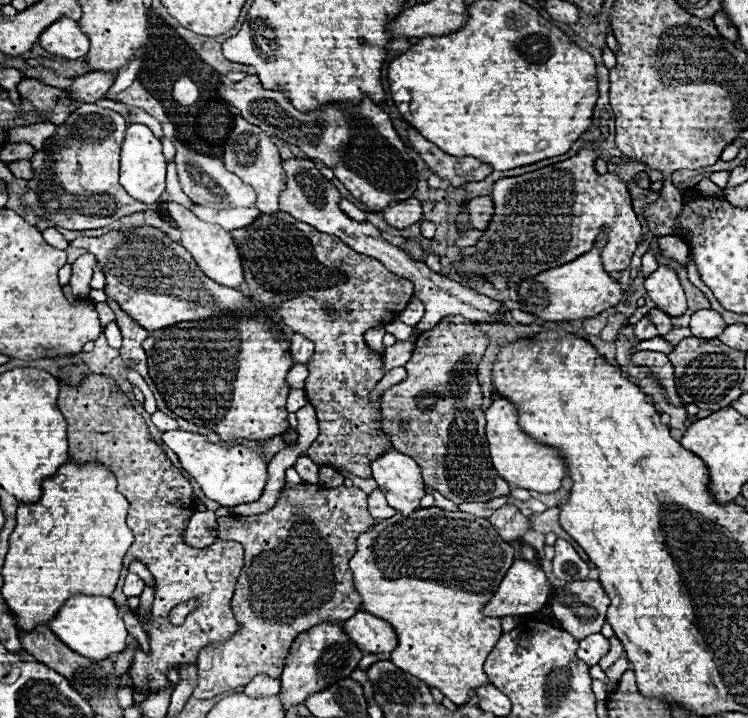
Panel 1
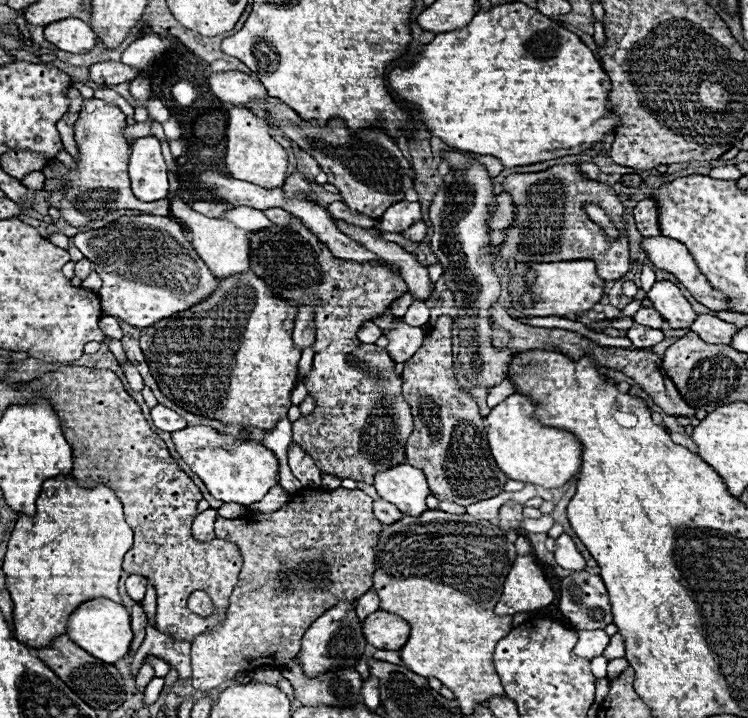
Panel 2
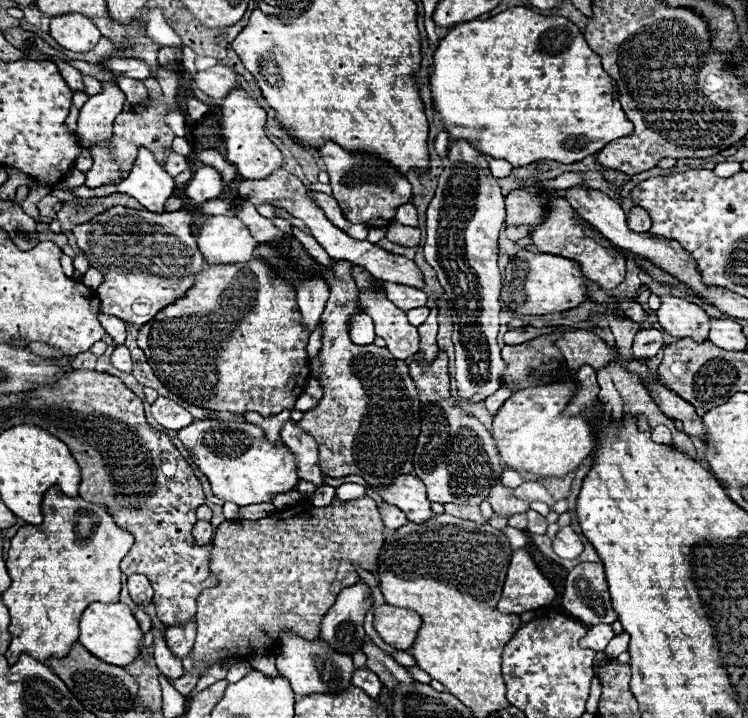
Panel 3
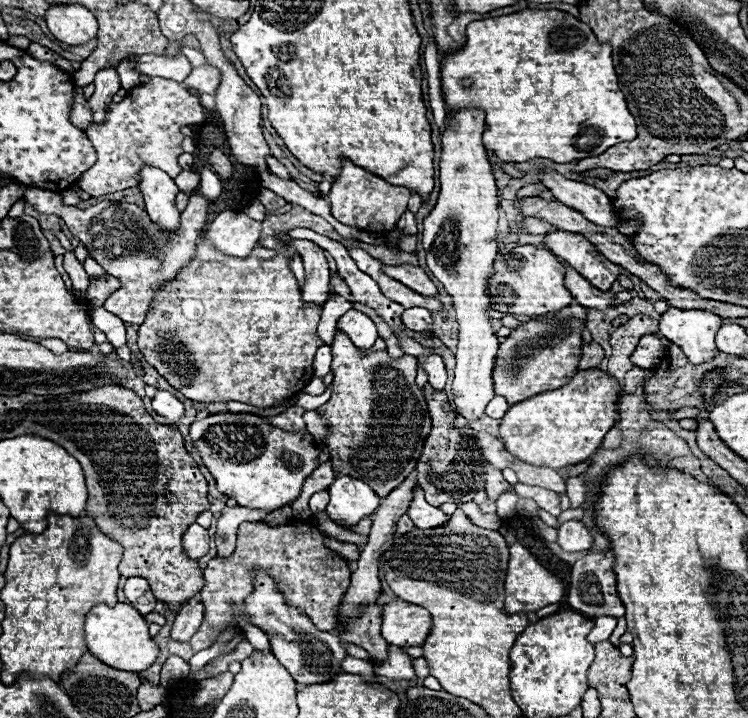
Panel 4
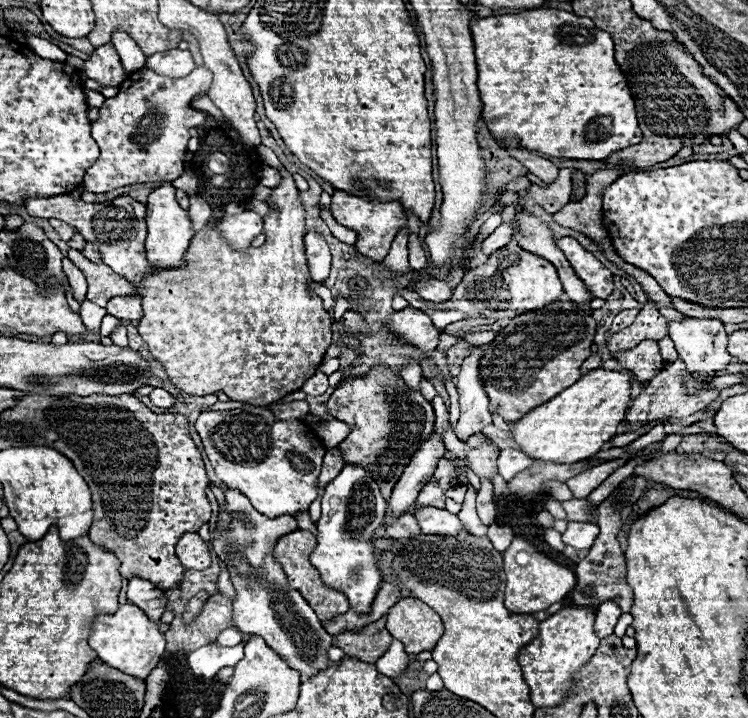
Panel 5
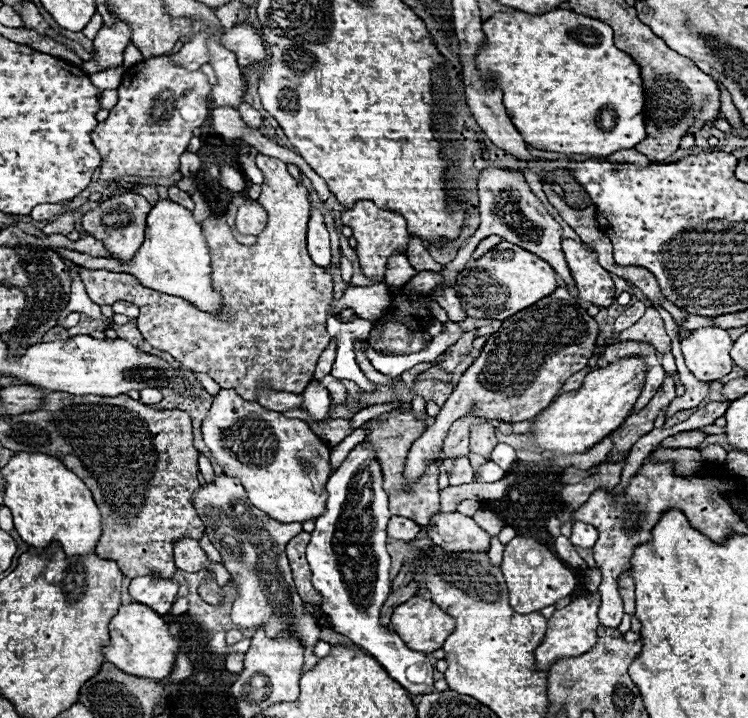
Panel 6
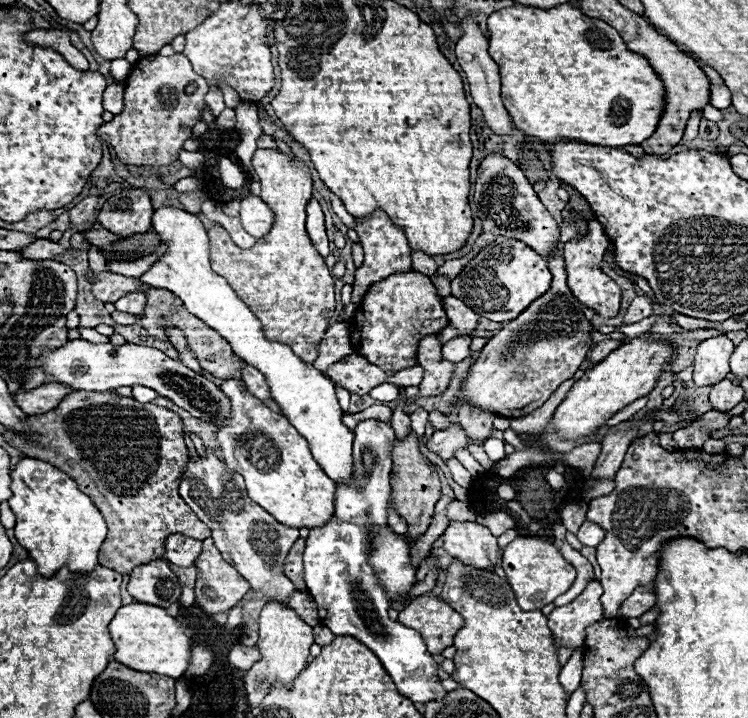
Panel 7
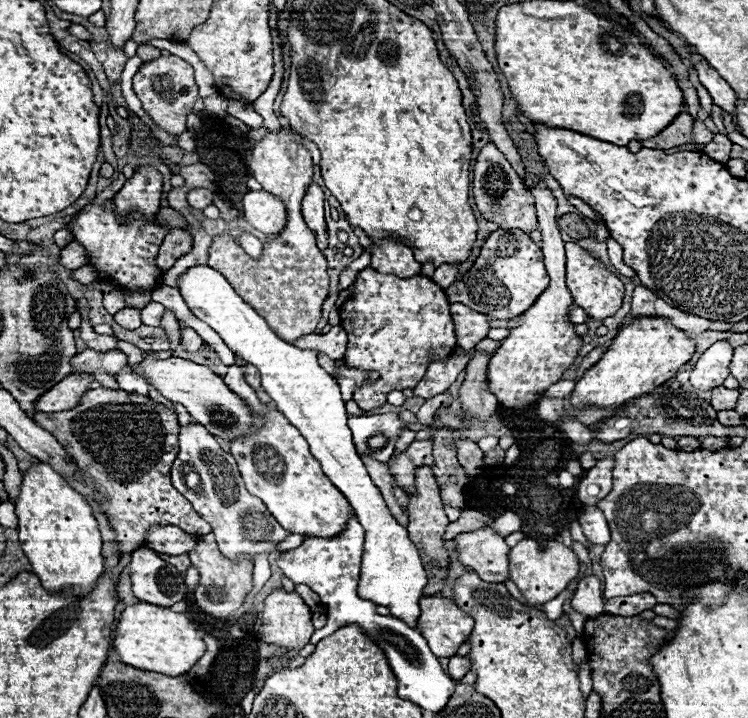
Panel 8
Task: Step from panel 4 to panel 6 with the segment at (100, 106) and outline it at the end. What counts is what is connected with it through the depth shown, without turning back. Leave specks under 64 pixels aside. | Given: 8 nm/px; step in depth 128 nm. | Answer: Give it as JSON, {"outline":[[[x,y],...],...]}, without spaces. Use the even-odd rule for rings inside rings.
{"outline":[[[112,14],[112,18],[114,18],[114,24],[112,26],[104,24],[98,30],[96,38],[92,40],[94,42],[92,62],[86,62],[82,66],[82,70],[88,74],[96,74],[100,70],[122,64],[122,54],[124,54],[124,48],[130,44],[132,32],[130,32],[130,26],[124,20],[120,20],[116,14]]]}

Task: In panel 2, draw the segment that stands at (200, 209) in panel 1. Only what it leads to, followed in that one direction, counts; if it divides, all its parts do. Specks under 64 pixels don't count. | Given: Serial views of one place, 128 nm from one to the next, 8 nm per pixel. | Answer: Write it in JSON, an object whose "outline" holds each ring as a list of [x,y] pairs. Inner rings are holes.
{"outline":[[[236,206],[234,210],[224,214],[226,220],[232,220],[238,228],[244,228],[248,232],[252,230],[260,230],[260,228],[272,228],[274,222],[270,222],[262,212],[256,212],[254,208],[244,208],[244,206]]]}

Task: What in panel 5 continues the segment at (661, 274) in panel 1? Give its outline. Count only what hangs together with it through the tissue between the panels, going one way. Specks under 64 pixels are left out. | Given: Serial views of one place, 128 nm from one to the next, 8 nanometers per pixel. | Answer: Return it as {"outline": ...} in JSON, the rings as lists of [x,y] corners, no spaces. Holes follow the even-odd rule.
{"outline":[[[688,318],[684,322],[670,322],[668,324],[668,336],[674,340],[676,350],[680,358],[684,360],[688,372],[710,376],[712,372],[724,370],[732,356],[726,352],[728,346],[728,334],[724,332],[724,326],[720,320],[700,320],[700,318]]]}

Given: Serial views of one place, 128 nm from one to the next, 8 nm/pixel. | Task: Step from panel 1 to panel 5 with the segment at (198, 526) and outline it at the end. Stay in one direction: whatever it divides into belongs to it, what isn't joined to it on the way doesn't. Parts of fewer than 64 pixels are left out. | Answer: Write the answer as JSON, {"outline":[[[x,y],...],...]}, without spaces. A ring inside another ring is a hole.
{"outline":[[[188,532],[178,540],[176,556],[180,564],[188,570],[206,570],[212,564],[210,550],[196,532]]]}

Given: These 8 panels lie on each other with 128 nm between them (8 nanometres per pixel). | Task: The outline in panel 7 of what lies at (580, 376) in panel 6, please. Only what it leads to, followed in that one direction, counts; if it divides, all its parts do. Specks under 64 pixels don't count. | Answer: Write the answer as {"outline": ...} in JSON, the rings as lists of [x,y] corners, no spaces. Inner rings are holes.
{"outline":[[[574,378],[562,382],[562,384],[558,386],[558,390],[546,400],[544,406],[540,406],[538,410],[534,410],[534,412],[528,414],[528,416],[512,418],[510,428],[512,428],[514,432],[518,432],[518,434],[524,434],[524,432],[526,432],[526,434],[538,434],[538,432],[544,432],[548,420],[554,416],[554,410],[558,408],[558,404],[560,404],[562,398],[568,394],[568,388],[572,388],[574,382],[576,382]]]}

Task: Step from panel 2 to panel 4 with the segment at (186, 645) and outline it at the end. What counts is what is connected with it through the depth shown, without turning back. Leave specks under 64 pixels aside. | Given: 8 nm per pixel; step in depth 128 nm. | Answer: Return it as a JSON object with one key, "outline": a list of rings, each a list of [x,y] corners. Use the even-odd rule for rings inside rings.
{"outline":[[[194,596],[178,612],[174,626],[172,626],[172,638],[174,640],[190,640],[194,636],[194,632],[200,628],[202,618],[204,618],[204,604],[202,604],[200,596]]]}

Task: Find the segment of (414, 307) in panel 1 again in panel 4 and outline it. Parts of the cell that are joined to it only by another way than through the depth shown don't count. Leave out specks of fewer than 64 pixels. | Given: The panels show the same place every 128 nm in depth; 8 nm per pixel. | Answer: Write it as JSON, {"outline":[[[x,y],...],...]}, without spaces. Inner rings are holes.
{"outline":[[[408,308],[402,314],[402,322],[412,332],[430,332],[432,330],[432,314],[426,308]]]}

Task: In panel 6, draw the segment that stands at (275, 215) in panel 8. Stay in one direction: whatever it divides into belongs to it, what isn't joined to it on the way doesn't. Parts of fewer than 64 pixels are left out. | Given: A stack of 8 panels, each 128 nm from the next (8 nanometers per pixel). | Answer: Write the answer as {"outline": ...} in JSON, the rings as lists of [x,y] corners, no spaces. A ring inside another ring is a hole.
{"outline":[[[254,200],[250,204],[242,204],[238,208],[238,216],[236,216],[236,228],[240,234],[248,234],[248,236],[258,236],[264,226],[266,226],[266,212],[264,208]]]}

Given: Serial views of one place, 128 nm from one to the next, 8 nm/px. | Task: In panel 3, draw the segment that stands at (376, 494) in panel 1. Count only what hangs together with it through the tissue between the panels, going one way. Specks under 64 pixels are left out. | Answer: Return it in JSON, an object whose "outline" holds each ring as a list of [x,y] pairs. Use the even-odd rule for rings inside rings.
{"outline":[[[382,504],[382,506],[380,506],[380,516],[382,516],[382,520],[384,520],[384,526],[390,528],[390,530],[398,530],[400,526],[408,524],[404,512],[400,512],[400,508],[390,506],[390,504]]]}

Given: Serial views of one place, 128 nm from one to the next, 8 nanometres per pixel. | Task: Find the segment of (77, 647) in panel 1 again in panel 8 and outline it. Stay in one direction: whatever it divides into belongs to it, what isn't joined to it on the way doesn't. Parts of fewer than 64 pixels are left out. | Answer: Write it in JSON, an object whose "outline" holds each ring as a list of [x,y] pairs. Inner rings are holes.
{"outline":[[[140,602],[128,606],[122,612],[122,620],[116,630],[114,650],[128,666],[166,676],[180,676],[186,674],[202,658],[202,654],[206,652],[206,644],[196,625],[186,614]]]}

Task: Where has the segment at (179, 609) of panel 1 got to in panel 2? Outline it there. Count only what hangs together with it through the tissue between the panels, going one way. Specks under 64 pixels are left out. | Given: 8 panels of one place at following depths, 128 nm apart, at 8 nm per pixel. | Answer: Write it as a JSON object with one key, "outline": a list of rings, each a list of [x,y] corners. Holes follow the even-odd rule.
{"outline":[[[194,592],[188,600],[188,608],[200,614],[202,618],[208,618],[210,616],[210,596],[206,592]]]}

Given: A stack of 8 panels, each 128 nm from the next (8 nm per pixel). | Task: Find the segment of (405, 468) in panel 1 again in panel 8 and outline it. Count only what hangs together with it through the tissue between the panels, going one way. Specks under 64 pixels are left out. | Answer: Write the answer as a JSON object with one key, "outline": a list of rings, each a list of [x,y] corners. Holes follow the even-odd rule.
{"outline":[[[482,528],[476,532],[464,532],[456,538],[460,562],[474,570],[482,580],[492,584],[504,584],[510,578],[508,554],[510,548],[504,536],[496,534],[492,528]]]}

